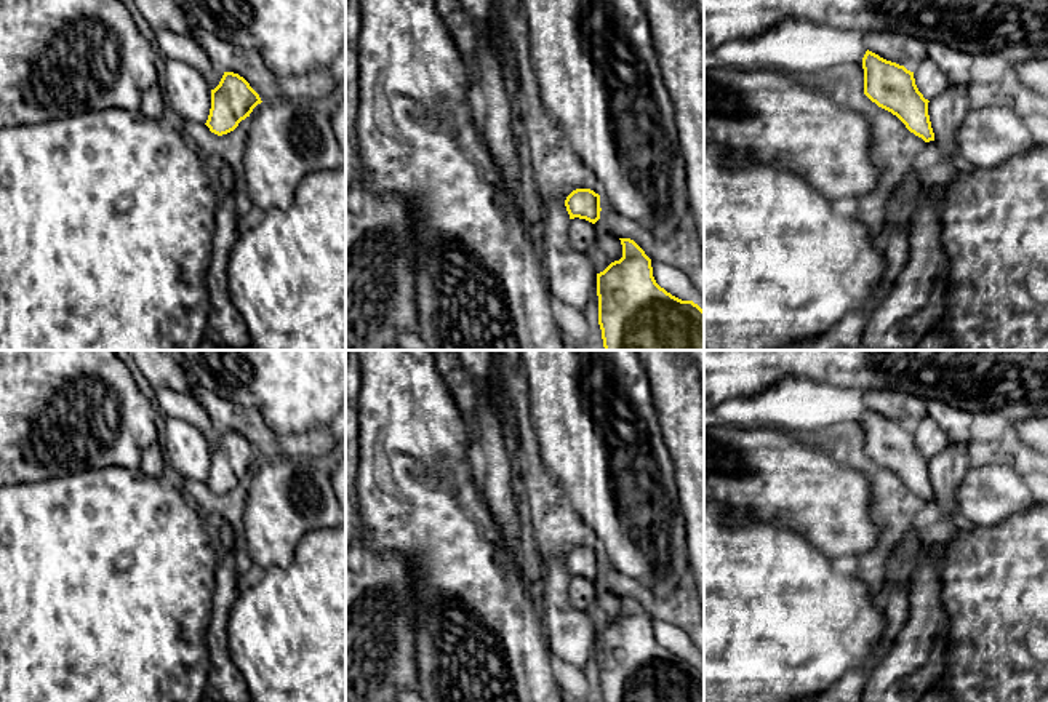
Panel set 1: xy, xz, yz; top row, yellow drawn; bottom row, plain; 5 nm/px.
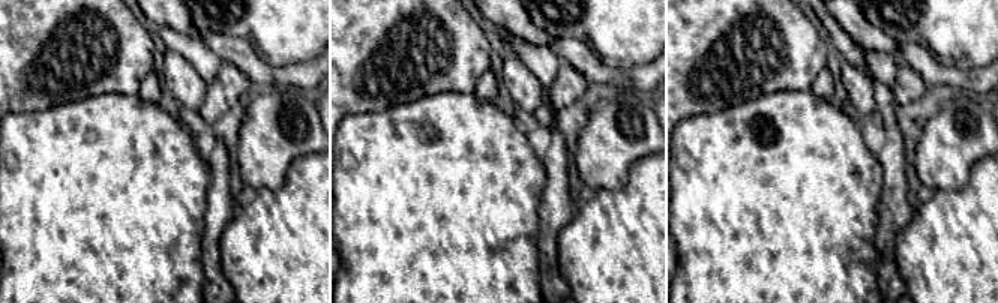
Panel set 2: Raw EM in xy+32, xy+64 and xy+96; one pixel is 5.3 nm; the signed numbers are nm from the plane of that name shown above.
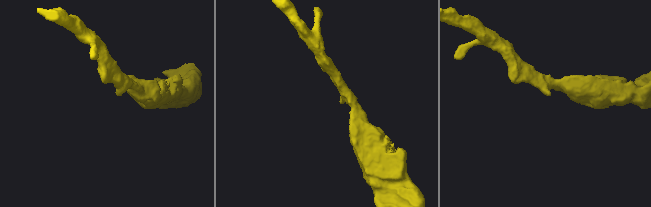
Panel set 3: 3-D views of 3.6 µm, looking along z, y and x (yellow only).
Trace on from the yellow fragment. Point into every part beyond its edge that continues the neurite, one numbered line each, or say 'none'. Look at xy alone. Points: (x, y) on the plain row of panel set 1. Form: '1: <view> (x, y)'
none

